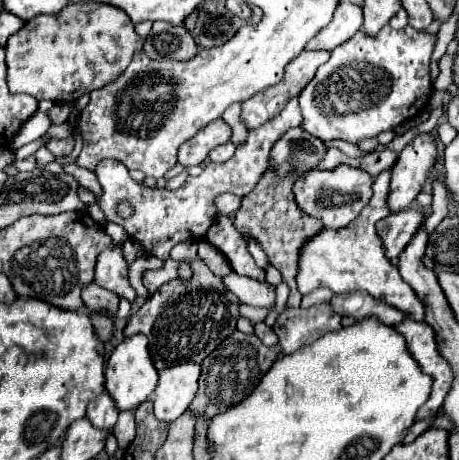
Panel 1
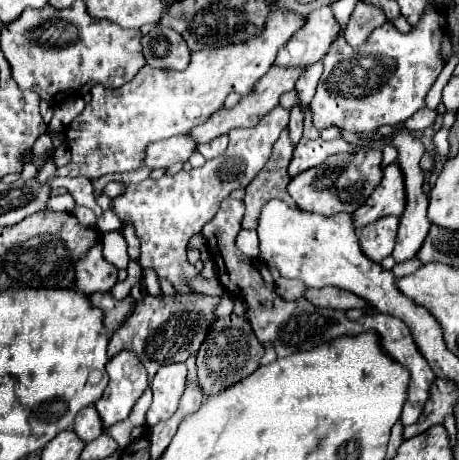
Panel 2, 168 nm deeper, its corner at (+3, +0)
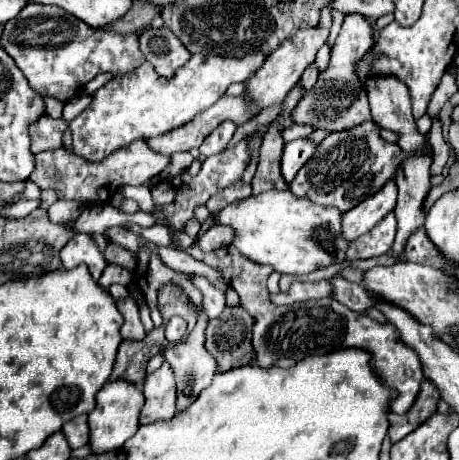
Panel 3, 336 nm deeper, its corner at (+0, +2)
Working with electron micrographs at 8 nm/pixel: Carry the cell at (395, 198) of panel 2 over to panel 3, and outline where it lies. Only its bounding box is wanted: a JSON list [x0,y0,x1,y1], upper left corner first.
[342,179,398,241]

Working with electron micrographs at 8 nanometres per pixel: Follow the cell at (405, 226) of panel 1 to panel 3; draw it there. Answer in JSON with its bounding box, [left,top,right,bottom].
[346,213,396,261]

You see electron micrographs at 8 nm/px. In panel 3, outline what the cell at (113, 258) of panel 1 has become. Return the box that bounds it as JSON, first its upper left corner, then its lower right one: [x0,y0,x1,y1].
[62,233,106,281]

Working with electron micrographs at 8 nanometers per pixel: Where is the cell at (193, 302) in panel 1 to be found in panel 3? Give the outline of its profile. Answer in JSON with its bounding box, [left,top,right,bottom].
[110,327,174,383]

